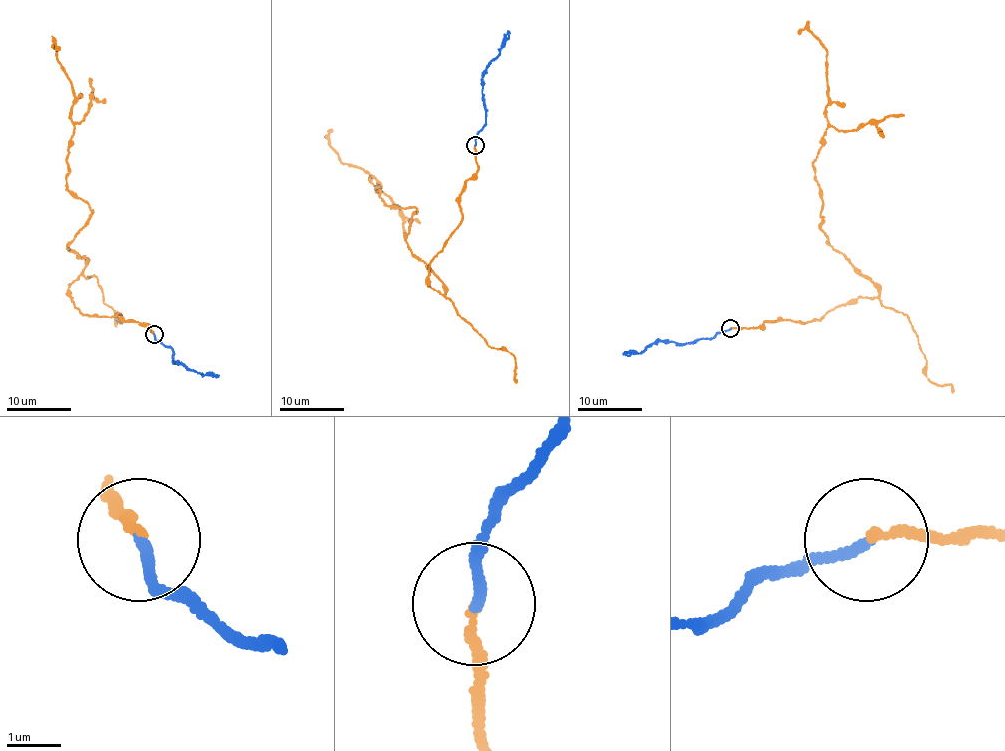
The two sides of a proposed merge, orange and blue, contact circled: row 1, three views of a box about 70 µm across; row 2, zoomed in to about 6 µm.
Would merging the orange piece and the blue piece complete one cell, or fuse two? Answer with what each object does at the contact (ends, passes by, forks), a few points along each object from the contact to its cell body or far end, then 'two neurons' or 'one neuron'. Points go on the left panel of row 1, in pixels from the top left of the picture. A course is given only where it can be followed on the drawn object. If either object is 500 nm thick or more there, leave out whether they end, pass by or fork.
orange ends there; blue ends there; orange runs (154, 334), (69, 296), (86, 259), (67, 246), (92, 210), (66, 187), (75, 92), (58, 49); blue runs (154, 334), (157, 341), (173, 350), (172, 360), (201, 375), (217, 376); one neuron

